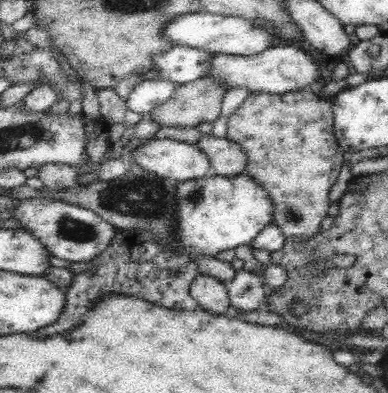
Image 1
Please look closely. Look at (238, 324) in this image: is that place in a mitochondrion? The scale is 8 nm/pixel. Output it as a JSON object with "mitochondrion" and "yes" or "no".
{"mitochondrion":"no"}

